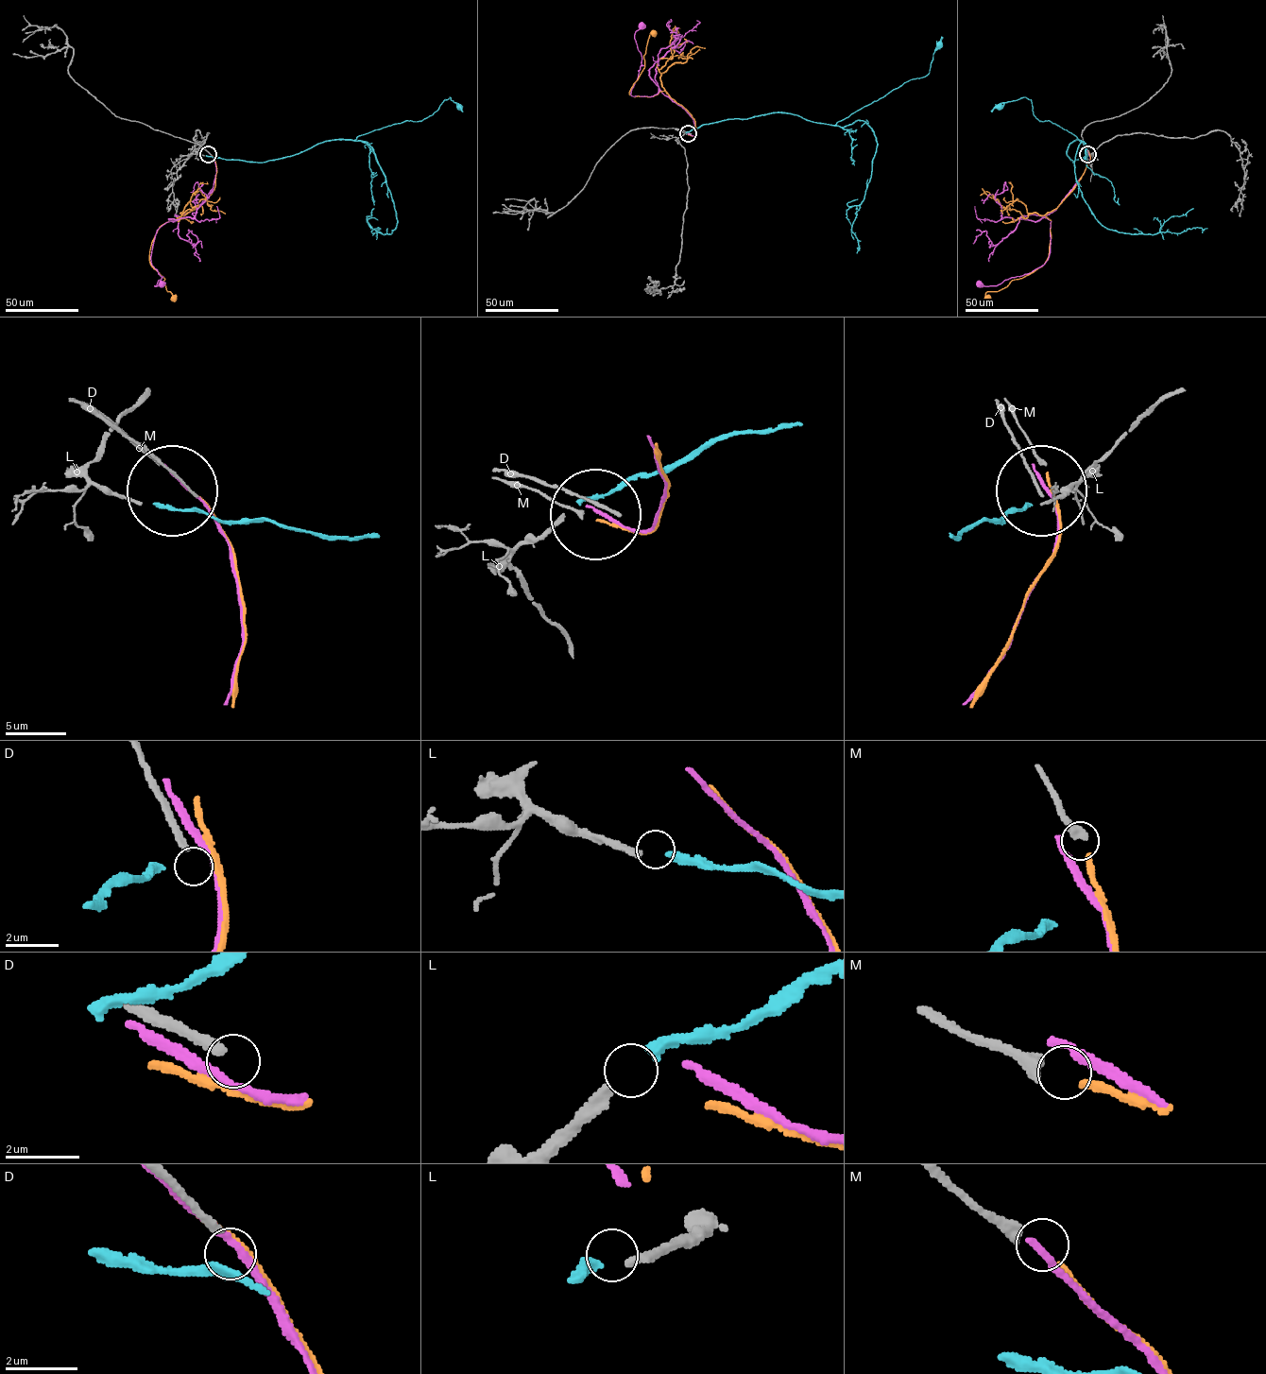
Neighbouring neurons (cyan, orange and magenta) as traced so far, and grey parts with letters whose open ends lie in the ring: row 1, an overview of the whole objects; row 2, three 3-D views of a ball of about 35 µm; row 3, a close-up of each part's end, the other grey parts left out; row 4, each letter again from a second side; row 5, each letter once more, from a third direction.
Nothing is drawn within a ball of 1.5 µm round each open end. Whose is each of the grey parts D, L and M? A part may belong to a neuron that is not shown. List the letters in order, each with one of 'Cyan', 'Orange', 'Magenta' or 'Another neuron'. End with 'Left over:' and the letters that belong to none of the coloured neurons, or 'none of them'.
D: Another neuron
L: Cyan
M: Orange
Left over: D

